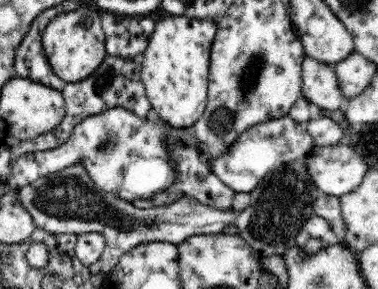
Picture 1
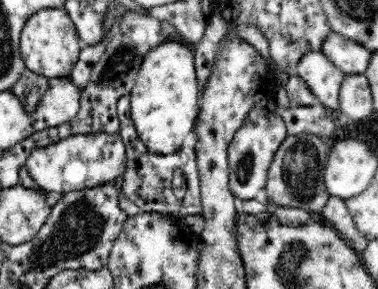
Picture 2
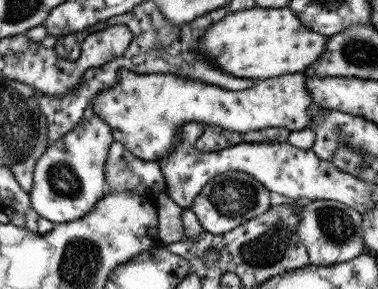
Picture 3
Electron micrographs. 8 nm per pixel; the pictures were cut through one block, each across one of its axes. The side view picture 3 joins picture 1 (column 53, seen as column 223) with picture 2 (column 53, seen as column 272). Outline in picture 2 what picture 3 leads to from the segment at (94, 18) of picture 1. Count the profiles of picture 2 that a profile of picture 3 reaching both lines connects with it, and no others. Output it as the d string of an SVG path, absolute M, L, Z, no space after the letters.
M46 8L46 10L30 16L30 20L26 22L26 28L22 30L22 36L20 36L20 52L22 52L22 60L24 60L26 68L40 76L46 76L50 80L72 76L72 70L80 58L82 46L84 44L80 40L78 28L74 26L68 10L60 10L60 8Z

